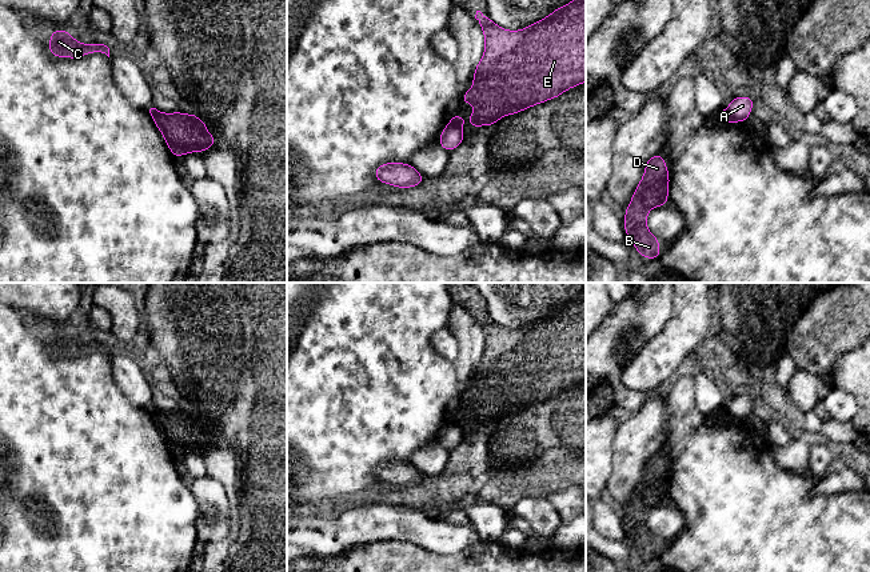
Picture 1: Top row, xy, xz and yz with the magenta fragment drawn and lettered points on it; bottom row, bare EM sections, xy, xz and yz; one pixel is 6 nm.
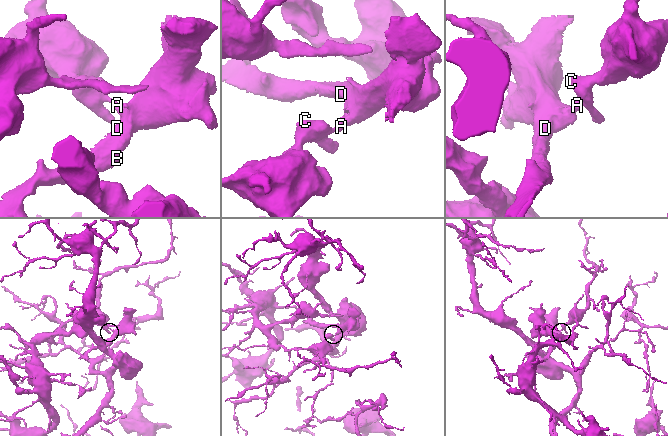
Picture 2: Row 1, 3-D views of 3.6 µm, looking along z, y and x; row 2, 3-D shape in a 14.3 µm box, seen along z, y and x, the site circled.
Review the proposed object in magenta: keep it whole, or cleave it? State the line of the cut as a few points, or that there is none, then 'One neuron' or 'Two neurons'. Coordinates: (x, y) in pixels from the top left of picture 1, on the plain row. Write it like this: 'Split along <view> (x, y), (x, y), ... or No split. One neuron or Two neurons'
Split along xz (450, 420), (459, 428). Two neurons

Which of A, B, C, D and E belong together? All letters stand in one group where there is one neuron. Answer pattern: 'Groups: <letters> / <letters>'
Groups: A C / B D E

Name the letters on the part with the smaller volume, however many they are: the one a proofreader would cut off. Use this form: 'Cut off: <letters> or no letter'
Cut off: B, D, E

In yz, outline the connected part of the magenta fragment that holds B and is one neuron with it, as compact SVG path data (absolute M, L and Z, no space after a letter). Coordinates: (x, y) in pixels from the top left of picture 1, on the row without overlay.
M662 452L647 457L643 476L626 505L623 525L638 552L646 557L659 557L659 537L652 535L646 524L647 511L669 501L669 468Z

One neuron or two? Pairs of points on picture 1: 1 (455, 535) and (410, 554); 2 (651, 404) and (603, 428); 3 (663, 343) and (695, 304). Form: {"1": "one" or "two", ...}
{"1": "two", "2": "two", "3": "one"}

